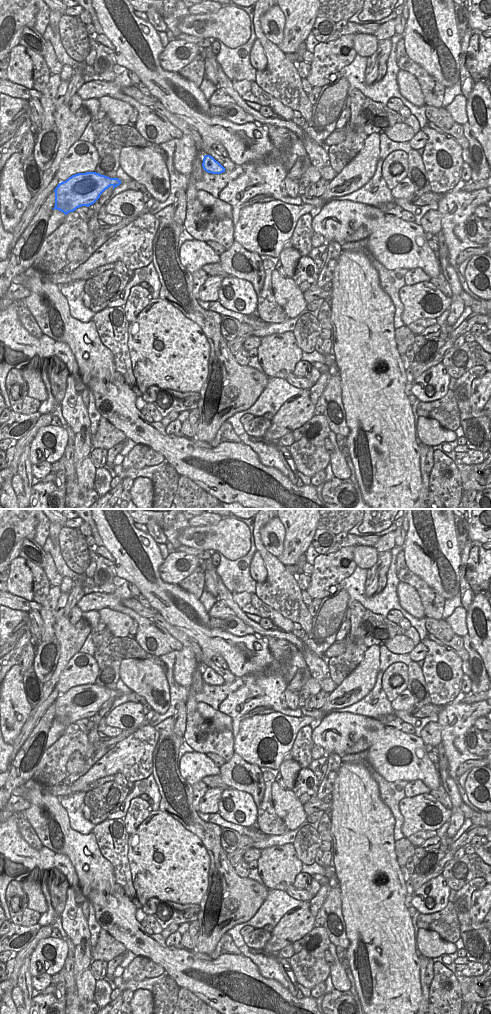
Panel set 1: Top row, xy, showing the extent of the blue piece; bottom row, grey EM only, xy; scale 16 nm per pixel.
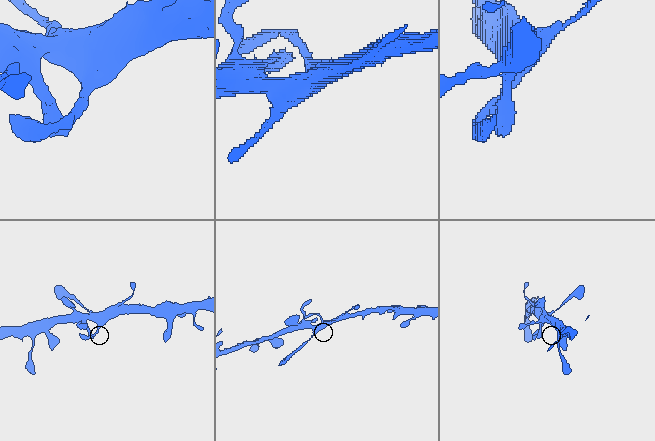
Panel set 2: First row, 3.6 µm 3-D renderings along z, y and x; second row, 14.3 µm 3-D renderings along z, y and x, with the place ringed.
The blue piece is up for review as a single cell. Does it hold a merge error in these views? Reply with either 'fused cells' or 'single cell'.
single cell

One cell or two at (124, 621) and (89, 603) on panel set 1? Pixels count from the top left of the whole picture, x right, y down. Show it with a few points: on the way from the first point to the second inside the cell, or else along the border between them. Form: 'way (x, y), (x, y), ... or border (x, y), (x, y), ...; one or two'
border (113, 609), (101, 608), (98, 611); two

